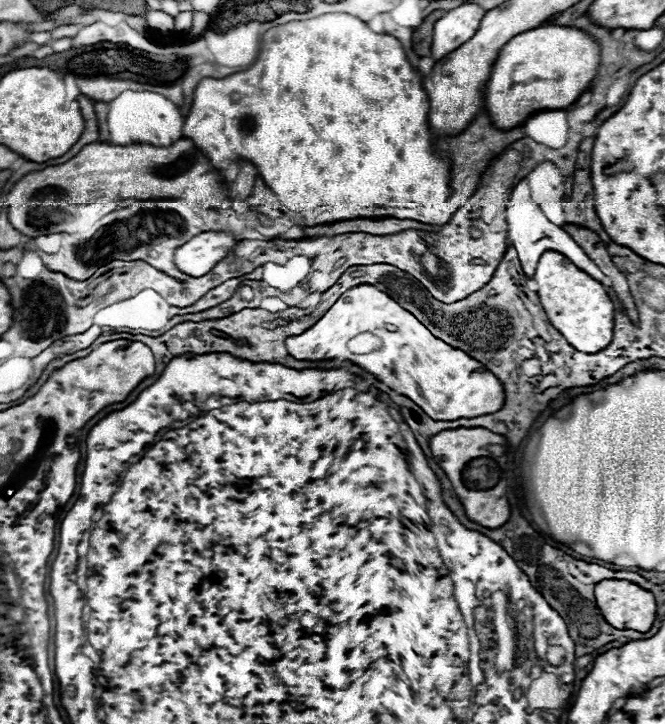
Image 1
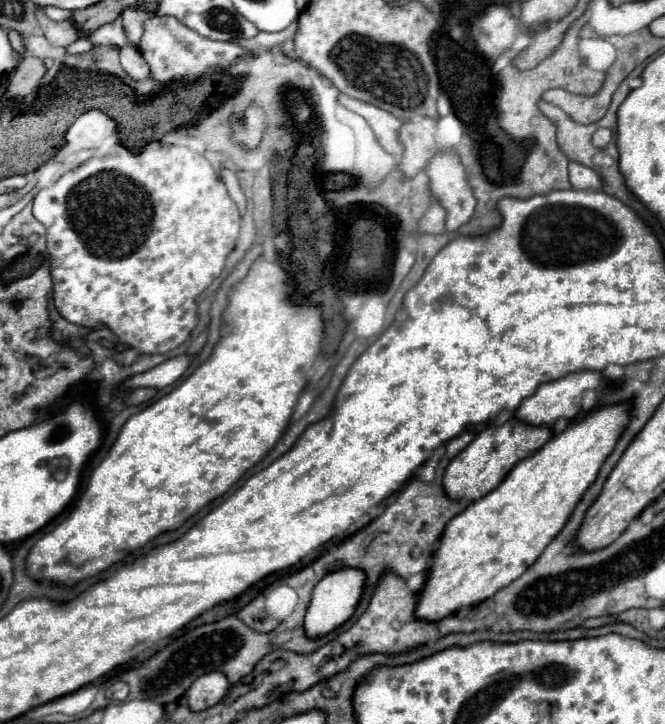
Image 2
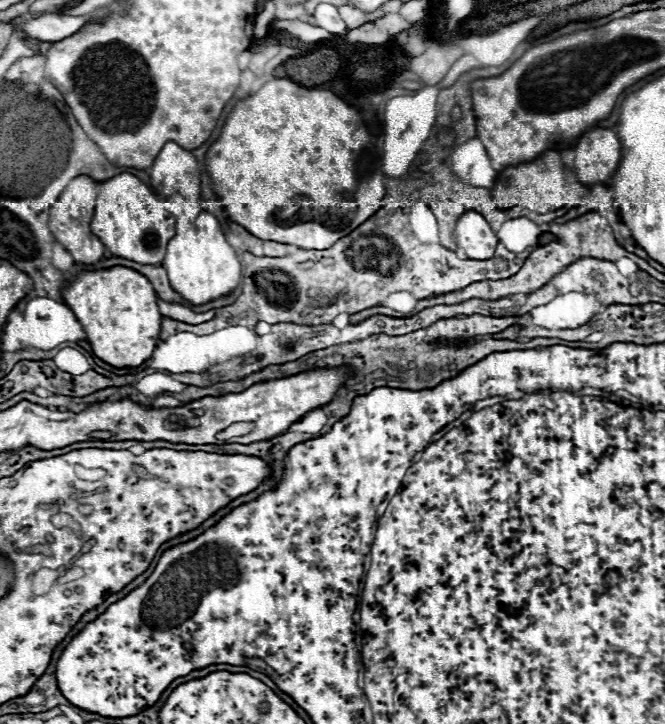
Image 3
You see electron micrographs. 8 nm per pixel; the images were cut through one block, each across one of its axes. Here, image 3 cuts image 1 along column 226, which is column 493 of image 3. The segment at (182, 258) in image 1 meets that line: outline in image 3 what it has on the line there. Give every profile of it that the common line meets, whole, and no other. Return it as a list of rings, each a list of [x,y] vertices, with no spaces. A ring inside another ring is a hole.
[[[464,212],[456,222],[454,238],[470,260],[488,260],[494,256],[498,238],[478,212]]]

